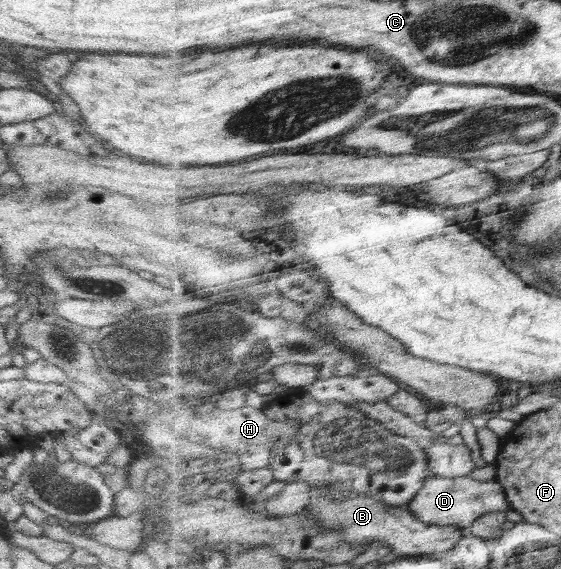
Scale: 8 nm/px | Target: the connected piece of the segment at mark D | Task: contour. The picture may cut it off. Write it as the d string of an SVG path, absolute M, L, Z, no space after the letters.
M430 474L424 489L406 506L412 512L429 523L440 525L472 526L480 517L492 512L508 512L513 509L503 484L496 479L490 482L474 480L470 475L444 477Z

